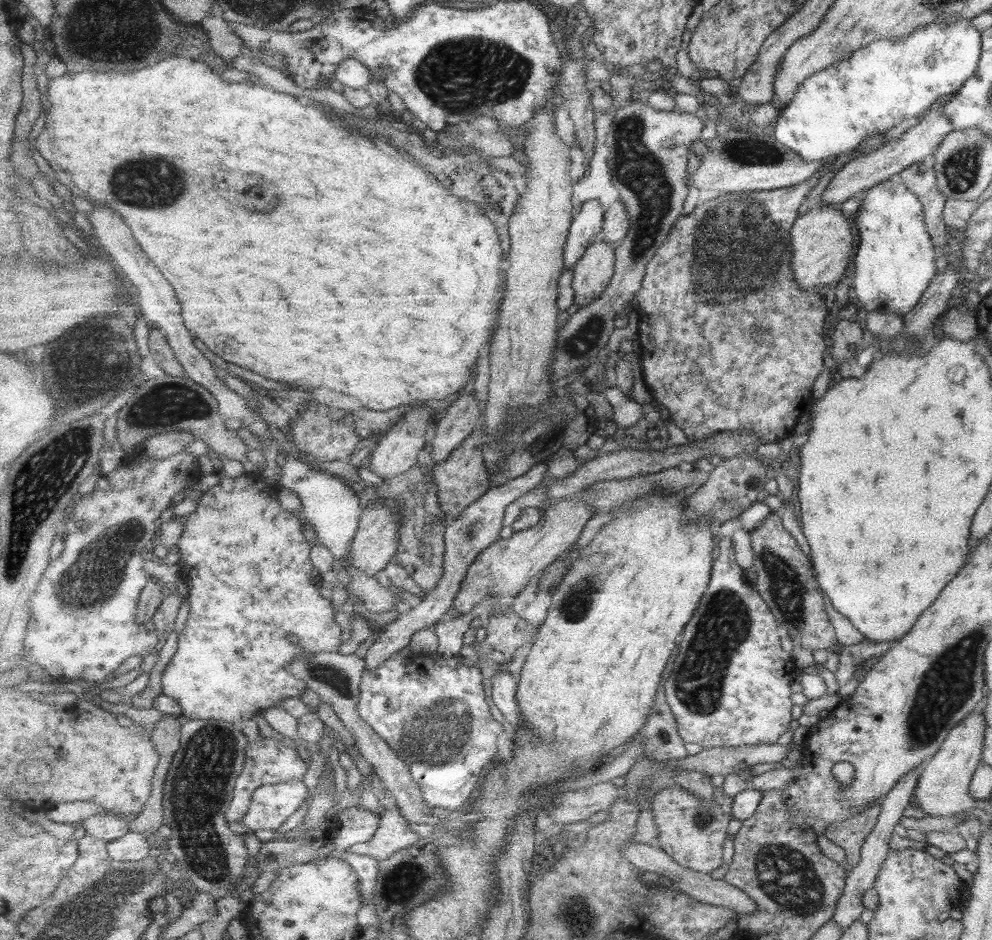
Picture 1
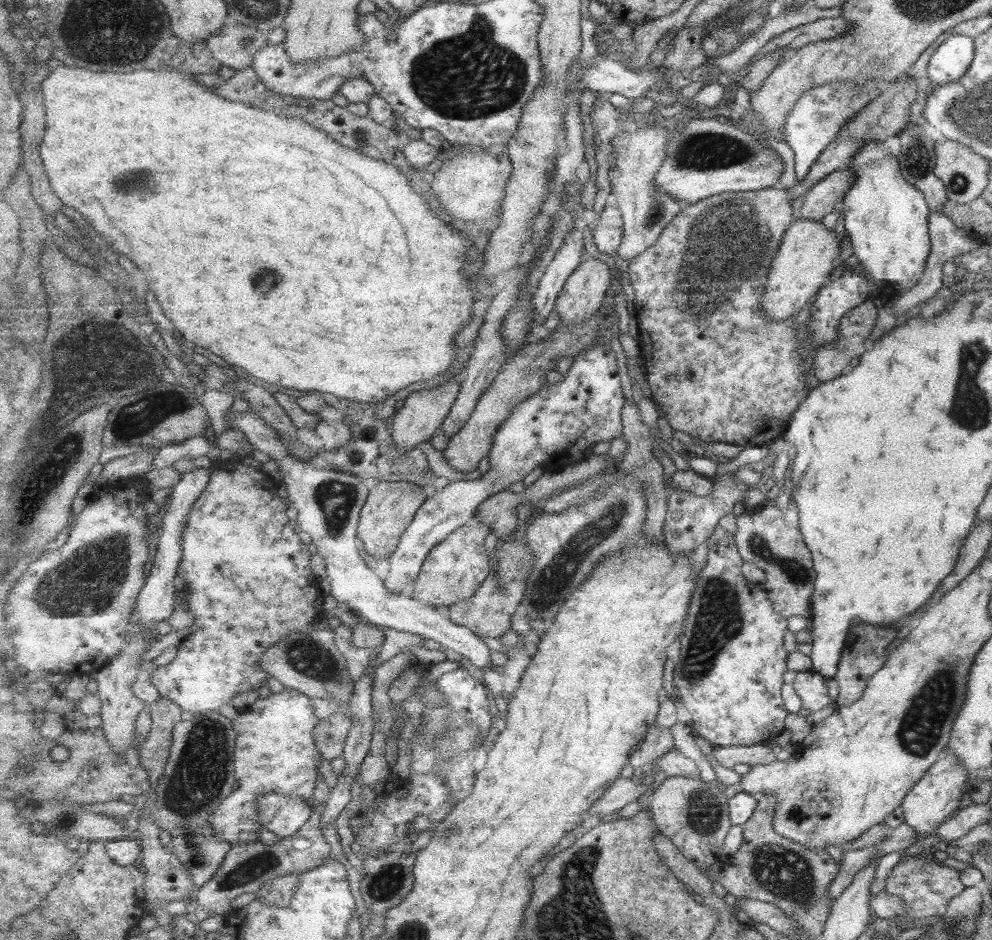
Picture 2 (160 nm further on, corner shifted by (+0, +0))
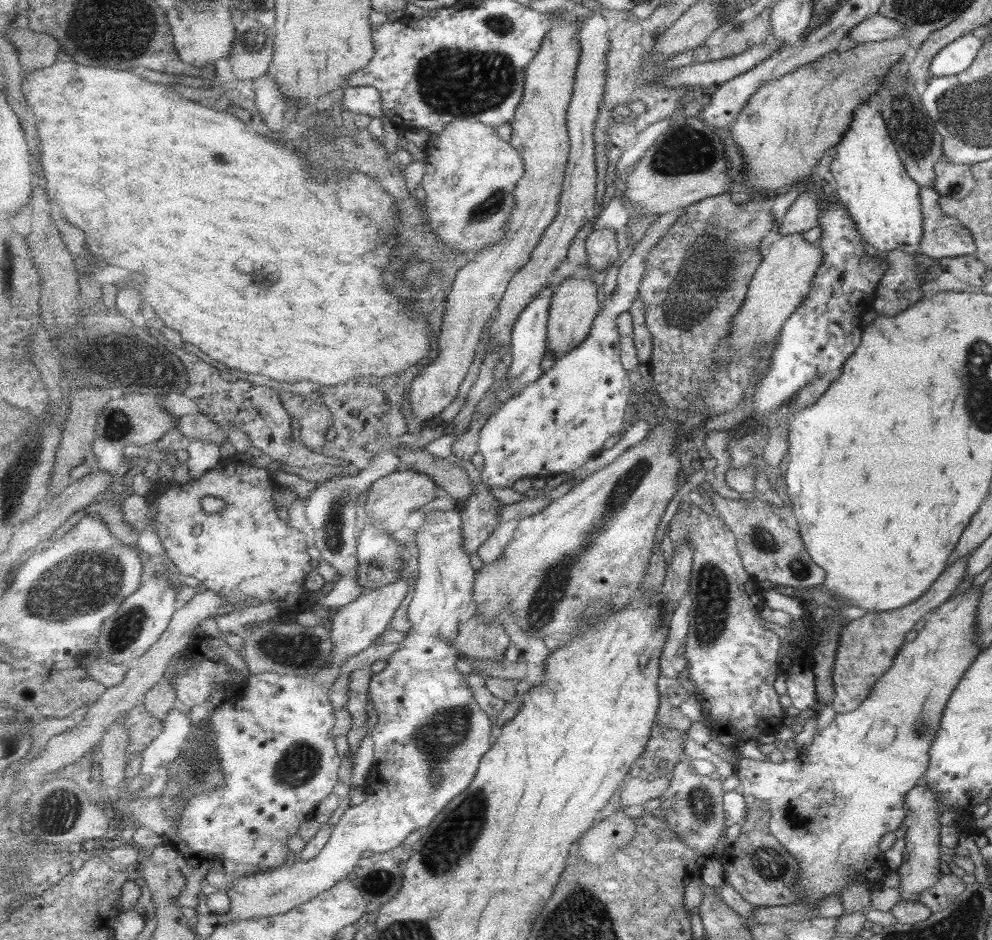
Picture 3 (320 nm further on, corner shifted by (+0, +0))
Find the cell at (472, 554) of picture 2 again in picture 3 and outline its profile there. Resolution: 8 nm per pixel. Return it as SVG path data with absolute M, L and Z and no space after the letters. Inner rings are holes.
M460 510L430 511L422 531L419 531L415 538L419 550L419 573L407 610L411 629L406 633L405 640L400 642L400 649L388 658L386 667L380 673L372 675L370 682L370 700L378 715L378 721L370 734L375 754L369 777L363 785L368 792L366 799L357 806L349 807L342 814L328 843L313 860L298 858L292 865L285 864L235 880L233 888L228 890L232 900L231 910L227 914L217 915L218 924L285 914L350 878L349 874L353 874L363 852L389 852L403 845L411 833L415 830L423 831L434 823L435 818L447 808L451 800L471 786L484 756L490 751L493 745L493 724L487 712L473 697L467 685L467 676L457 670L458 656L454 640L459 636L459 625L476 615L477 607L473 602L478 574L475 557L470 556L464 547Z

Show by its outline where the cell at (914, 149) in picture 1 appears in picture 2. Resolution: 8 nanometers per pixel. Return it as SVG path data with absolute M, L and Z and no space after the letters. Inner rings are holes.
M843 168L830 172L819 183L815 183L803 196L802 206L796 210L796 218L808 218L809 220L820 220L839 206L844 192L854 181L854 172Z

